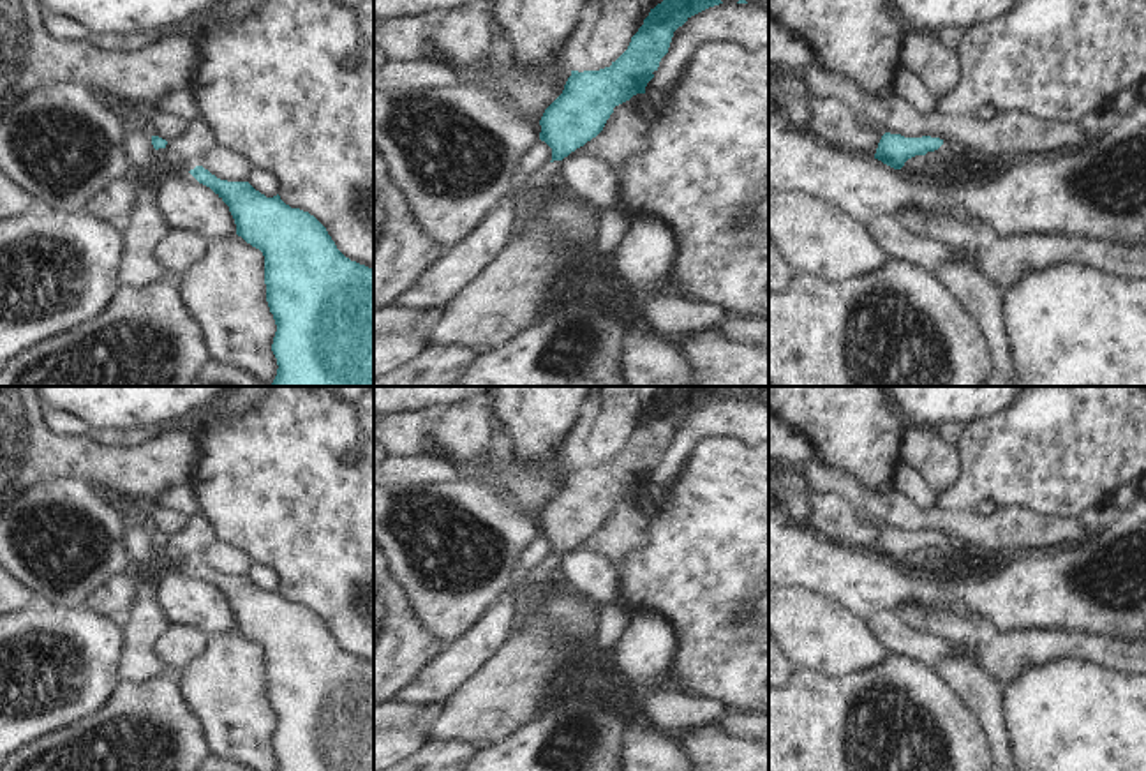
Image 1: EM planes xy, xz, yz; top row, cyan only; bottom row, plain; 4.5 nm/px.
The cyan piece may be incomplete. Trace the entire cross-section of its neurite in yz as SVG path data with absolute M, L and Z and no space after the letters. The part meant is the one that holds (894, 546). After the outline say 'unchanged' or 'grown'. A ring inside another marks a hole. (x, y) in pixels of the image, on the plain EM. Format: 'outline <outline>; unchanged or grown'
outline M885 528L878 538L874 554L894 565L901 565L908 554L926 550L934 545L940 547L943 558L959 558L964 552L964 549L940 533L904 533L901 529Z; grown

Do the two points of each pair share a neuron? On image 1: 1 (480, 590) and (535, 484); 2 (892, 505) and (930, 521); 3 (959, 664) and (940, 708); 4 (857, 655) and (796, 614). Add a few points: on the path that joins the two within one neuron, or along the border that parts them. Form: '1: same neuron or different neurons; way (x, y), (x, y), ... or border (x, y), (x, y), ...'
1: same neuron; way (485, 567), (508, 510)
2: same neuron; way (901, 514), (910, 519), (921, 519)
3: different neurons; border (931, 669), (977, 718)
4: same neuron; way (841, 643), (811, 628)

